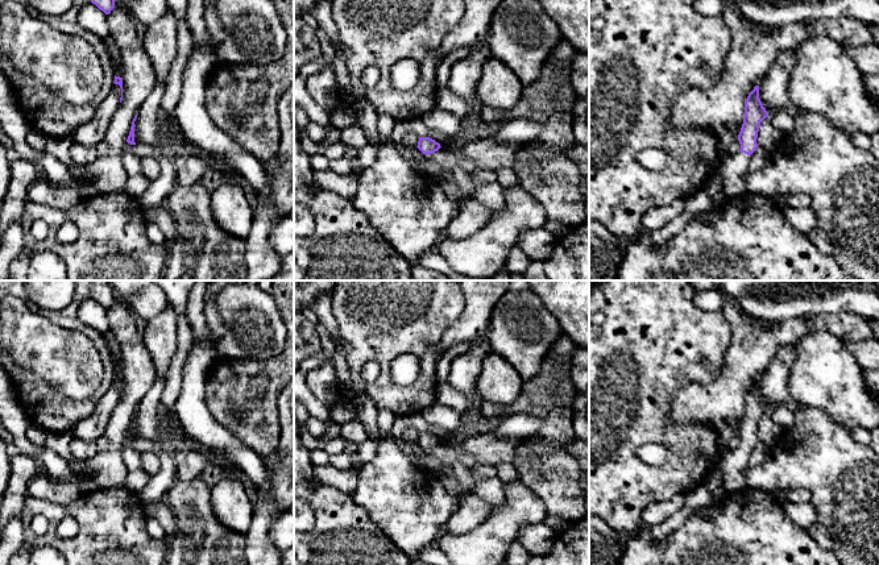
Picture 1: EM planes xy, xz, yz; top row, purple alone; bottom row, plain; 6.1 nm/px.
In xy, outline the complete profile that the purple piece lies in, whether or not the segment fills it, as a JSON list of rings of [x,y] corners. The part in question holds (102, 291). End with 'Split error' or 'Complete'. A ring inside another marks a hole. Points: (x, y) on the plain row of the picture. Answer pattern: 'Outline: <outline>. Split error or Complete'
Outline: [[[91,281],[91,298],[95,299],[105,309],[109,309],[115,303],[115,294],[111,287],[111,281]]]. Complete

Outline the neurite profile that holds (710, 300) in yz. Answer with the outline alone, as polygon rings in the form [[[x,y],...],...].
[[[720,290],[695,291],[695,304],[708,312],[720,312],[725,295]]]

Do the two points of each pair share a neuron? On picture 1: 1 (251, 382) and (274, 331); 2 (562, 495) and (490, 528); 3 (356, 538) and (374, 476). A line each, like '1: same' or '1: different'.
1: different
2: different
3: different

